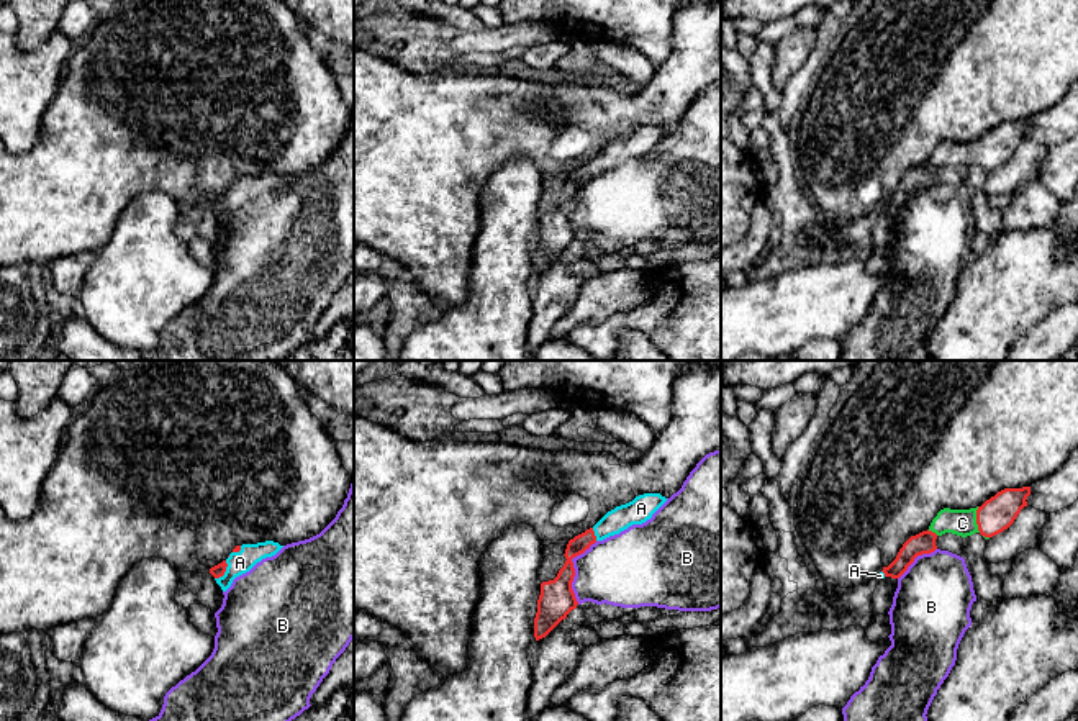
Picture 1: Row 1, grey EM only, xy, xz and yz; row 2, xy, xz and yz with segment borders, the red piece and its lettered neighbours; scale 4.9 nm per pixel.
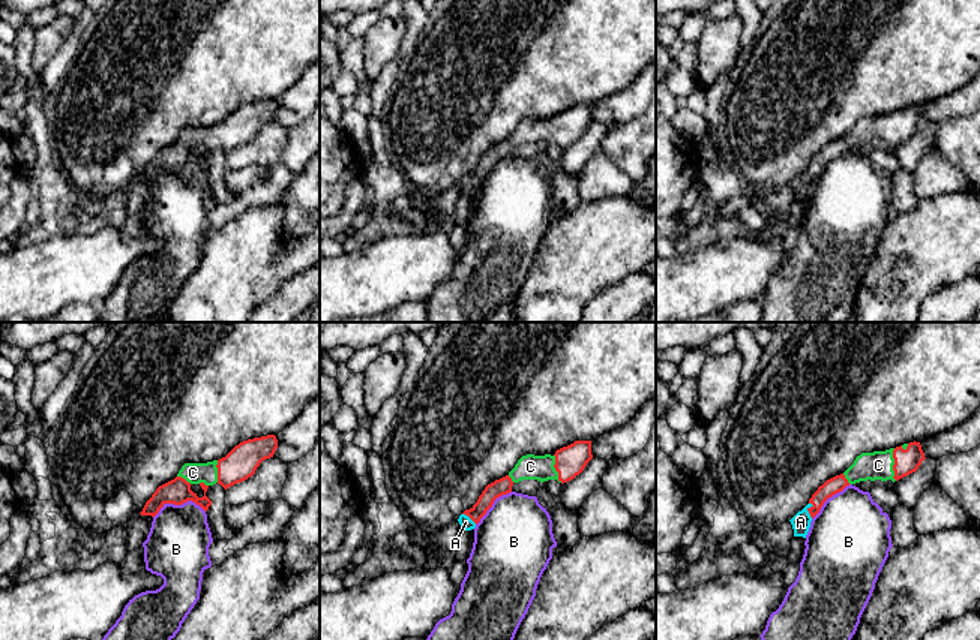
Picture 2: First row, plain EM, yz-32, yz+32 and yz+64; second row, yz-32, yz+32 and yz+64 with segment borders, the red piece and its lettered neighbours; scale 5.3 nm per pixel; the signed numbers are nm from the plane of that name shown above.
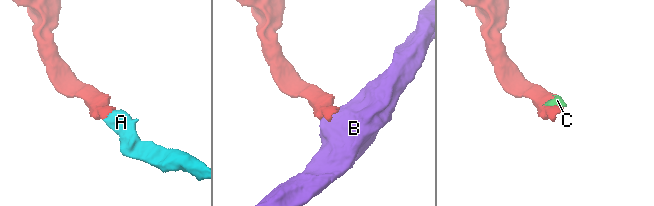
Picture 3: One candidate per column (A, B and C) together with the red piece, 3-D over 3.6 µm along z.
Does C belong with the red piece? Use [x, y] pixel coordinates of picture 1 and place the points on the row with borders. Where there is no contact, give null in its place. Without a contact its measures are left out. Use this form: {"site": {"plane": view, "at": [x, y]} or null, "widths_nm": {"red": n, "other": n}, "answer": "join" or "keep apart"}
{"site": {"plane": "yz", "at": [977, 520]}, "widths_nm": {"red": 170, "other": 130}, "answer": "join"}

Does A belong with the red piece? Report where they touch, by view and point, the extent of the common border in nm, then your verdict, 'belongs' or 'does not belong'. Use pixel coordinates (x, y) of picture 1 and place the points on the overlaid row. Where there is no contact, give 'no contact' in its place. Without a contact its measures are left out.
xy (225, 571) | 110 nm | belongs

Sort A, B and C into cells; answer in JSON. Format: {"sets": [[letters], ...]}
{"sets": [["A", "C"], ["B"]]}

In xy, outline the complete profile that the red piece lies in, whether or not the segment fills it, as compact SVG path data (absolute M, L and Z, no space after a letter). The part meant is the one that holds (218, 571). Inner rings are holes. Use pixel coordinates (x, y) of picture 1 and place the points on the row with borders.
M274 541L236 546L226 560L210 569L210 574L226 592L236 577L249 572L262 559L275 555L282 547Z

